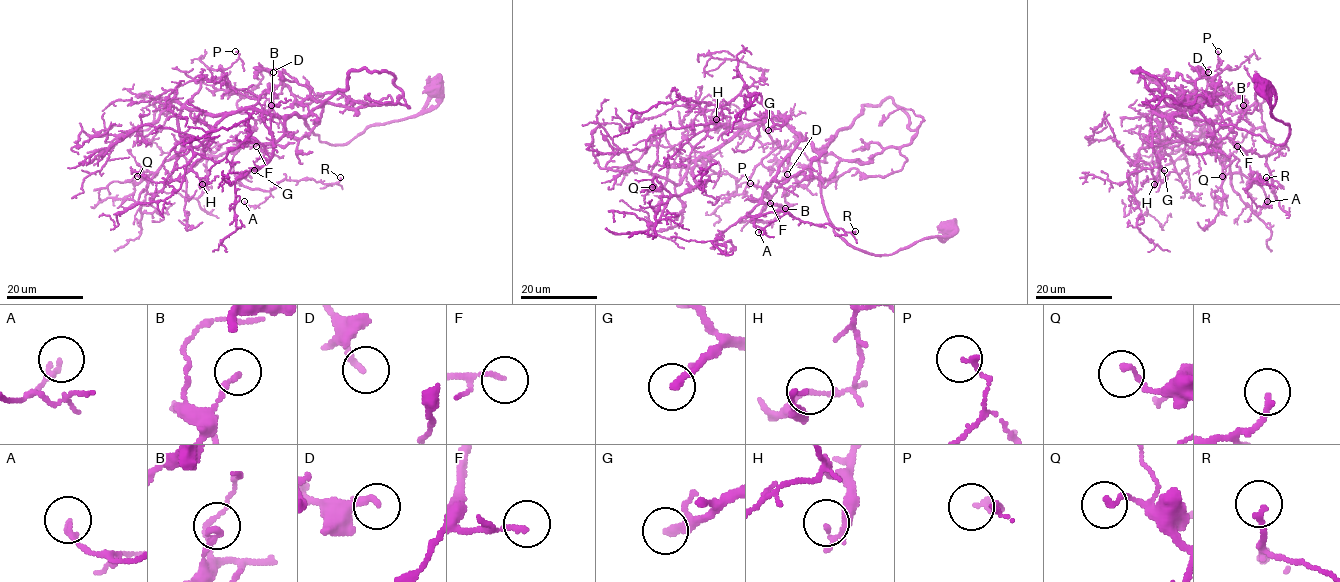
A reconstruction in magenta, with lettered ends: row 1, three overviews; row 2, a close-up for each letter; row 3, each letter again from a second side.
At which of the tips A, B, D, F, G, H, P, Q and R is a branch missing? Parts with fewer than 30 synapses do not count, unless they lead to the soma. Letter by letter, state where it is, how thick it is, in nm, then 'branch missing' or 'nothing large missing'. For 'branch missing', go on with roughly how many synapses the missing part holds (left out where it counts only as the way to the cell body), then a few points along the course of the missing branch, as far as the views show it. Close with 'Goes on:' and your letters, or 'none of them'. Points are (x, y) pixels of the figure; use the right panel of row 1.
A: (1267, 201) | 180 nm | nothing large missing
B: (1243, 105) | 220 nm | nothing large missing
D: (1208, 72) | 200 nm | nothing large missing
F: (1237, 146) | 110 nm | nothing large missing
G: (1164, 170) | 180 nm | nothing large missing
H: (1154, 184) | 140 nm | nothing large missing
P: (1218, 51) | 140 nm | nothing large missing
Q: (1222, 176) | 180 nm | nothing large missing
R: (1266, 177) | 180 nm | nothing large missing
Goes on: none of them

